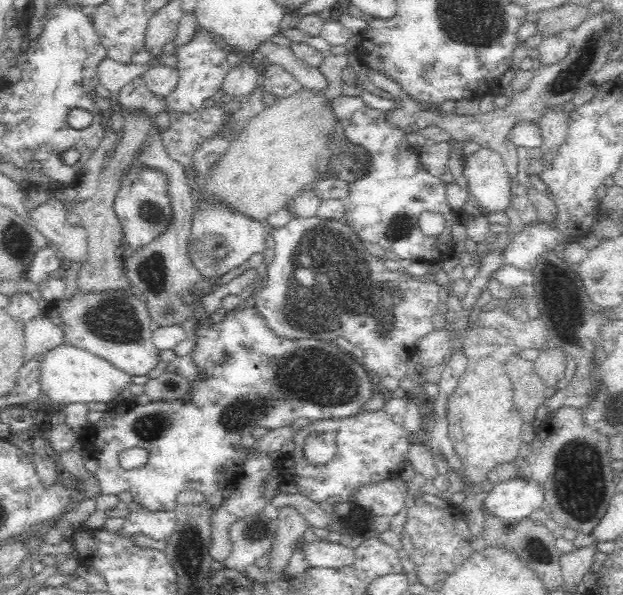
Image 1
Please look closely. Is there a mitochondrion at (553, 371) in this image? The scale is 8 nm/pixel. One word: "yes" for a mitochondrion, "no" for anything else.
no

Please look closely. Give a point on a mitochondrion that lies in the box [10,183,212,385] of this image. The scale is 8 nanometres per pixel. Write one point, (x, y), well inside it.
(116, 322)

